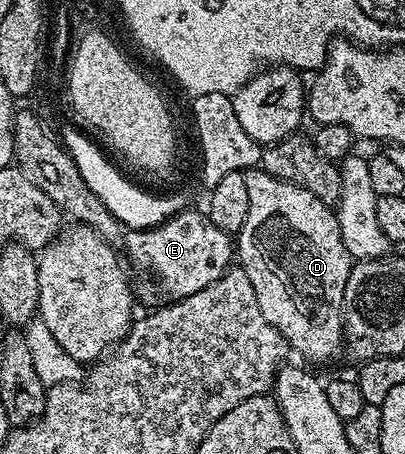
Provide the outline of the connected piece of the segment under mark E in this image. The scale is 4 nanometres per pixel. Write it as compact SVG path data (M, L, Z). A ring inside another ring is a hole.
M188 209L180 211L178 215L167 219L155 227L144 227L142 230L128 230L127 255L131 263L139 271L151 271L153 278L159 282L159 291L171 301L178 301L189 297L193 293L201 293L205 285L213 285L229 270L233 263L233 239L230 234L217 225L213 225L211 218L202 210Z

